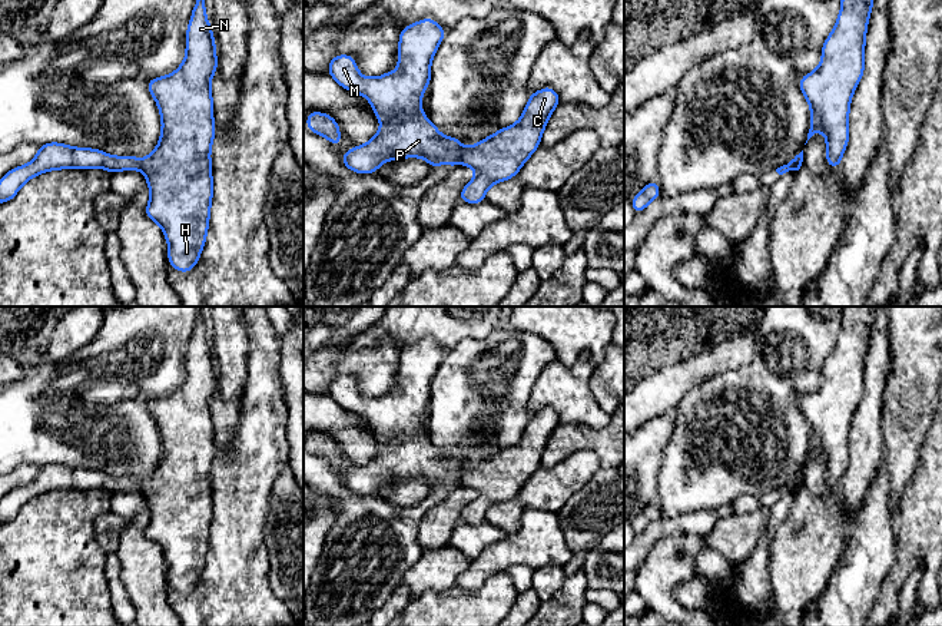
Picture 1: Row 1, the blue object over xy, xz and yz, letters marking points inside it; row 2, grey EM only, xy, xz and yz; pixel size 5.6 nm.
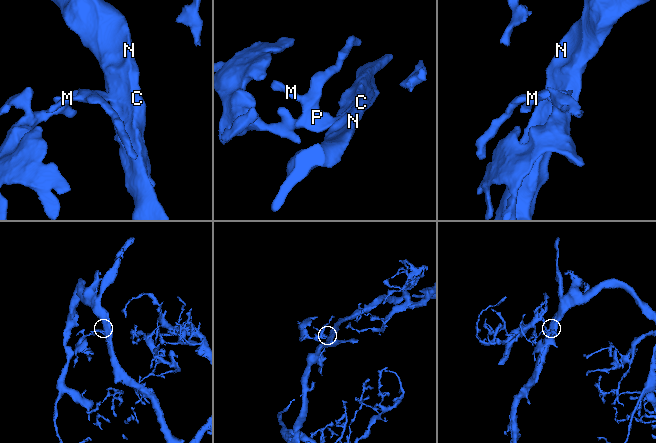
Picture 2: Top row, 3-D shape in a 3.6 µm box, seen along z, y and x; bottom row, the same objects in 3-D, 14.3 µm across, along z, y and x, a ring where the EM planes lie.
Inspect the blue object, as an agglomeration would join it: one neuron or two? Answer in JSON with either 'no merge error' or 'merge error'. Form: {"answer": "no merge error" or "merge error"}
{"answer": "merge error"}

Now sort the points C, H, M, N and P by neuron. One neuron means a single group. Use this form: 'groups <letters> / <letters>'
groups C H N / M P

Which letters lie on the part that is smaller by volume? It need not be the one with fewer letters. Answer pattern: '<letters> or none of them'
M, P

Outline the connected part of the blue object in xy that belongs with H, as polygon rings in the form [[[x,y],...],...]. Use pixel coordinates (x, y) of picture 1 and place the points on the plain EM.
[[[199,317],[186,351],[186,375],[176,393],[147,401],[147,411],[157,424],[162,454],[156,470],[142,480],[150,520],[145,534],[160,546],[169,566],[167,582],[179,593],[190,593],[199,582],[209,549],[213,517],[210,468],[215,458],[210,400],[218,391],[212,347]]]

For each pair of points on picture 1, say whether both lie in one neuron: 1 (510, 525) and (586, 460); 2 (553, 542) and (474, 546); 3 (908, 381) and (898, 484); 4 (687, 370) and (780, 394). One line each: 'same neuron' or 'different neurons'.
1: same neuron
2: different neurons
3: same neuron
4: different neurons

